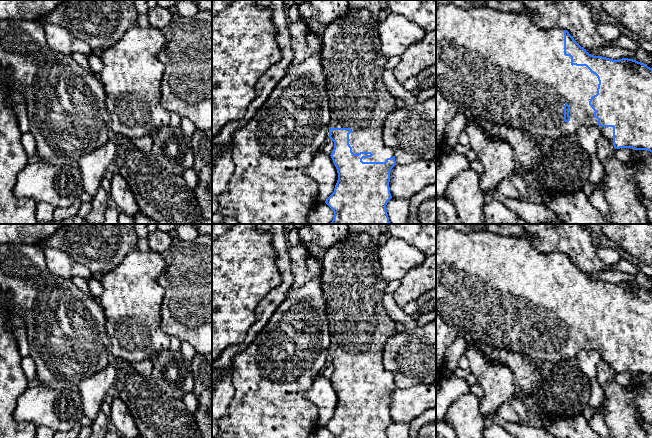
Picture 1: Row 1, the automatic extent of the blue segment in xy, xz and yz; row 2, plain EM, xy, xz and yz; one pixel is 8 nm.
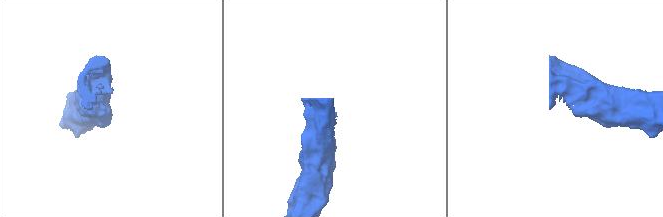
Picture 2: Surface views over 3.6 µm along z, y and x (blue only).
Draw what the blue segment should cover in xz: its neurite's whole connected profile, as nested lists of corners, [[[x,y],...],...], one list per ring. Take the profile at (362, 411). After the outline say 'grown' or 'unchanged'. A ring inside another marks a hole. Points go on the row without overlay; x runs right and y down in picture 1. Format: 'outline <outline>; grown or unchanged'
outline [[[351,234],[334,244],[331,248],[325,251],[323,257],[323,267],[321,273],[323,296],[326,302],[326,315],[329,323],[329,332],[331,334],[331,343],[329,346],[329,362],[334,366],[334,373],[331,377],[331,382],[337,393],[338,404],[334,412],[334,416],[326,423],[325,427],[333,434],[334,438],[387,438],[386,429],[392,422],[390,417],[390,395],[396,389],[395,376],[387,371],[383,365],[383,349],[390,337],[396,333],[396,323],[387,313],[383,299],[386,294],[388,282],[380,277],[380,262],[378,258],[379,245],[375,239],[368,234]]]; grown

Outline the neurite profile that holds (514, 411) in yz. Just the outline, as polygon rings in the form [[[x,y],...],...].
[[[514,396],[510,402],[500,406],[498,414],[504,420],[512,423],[526,424],[528,420],[528,411],[517,396]]]

